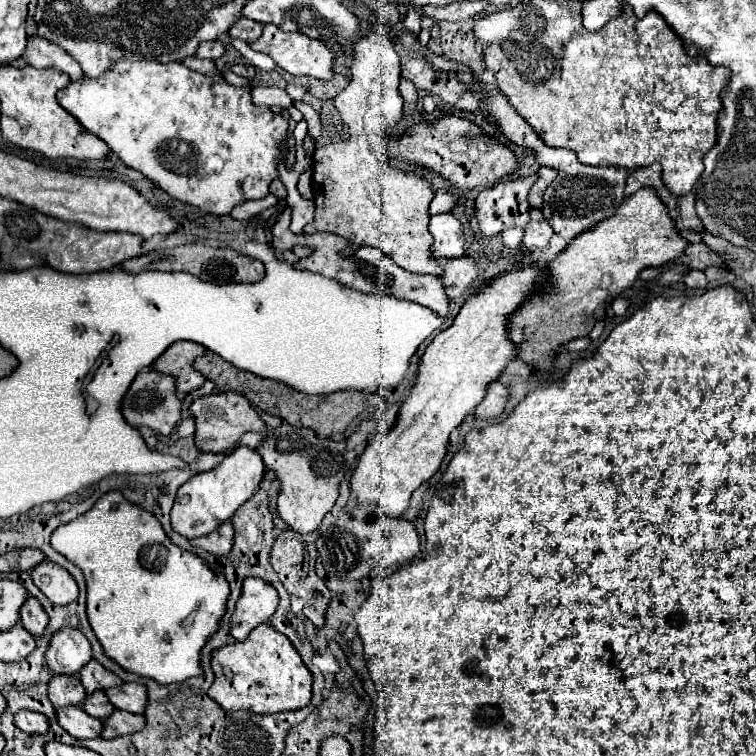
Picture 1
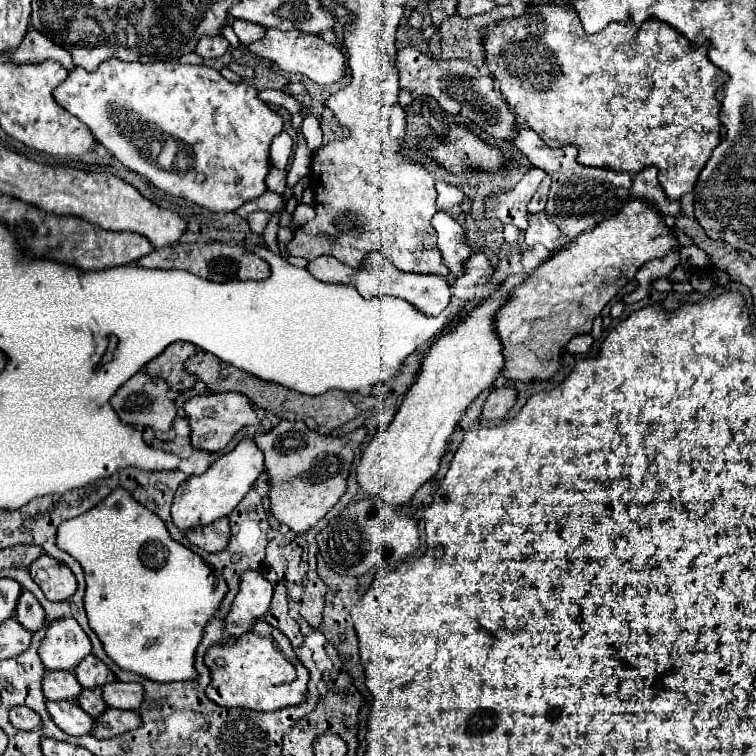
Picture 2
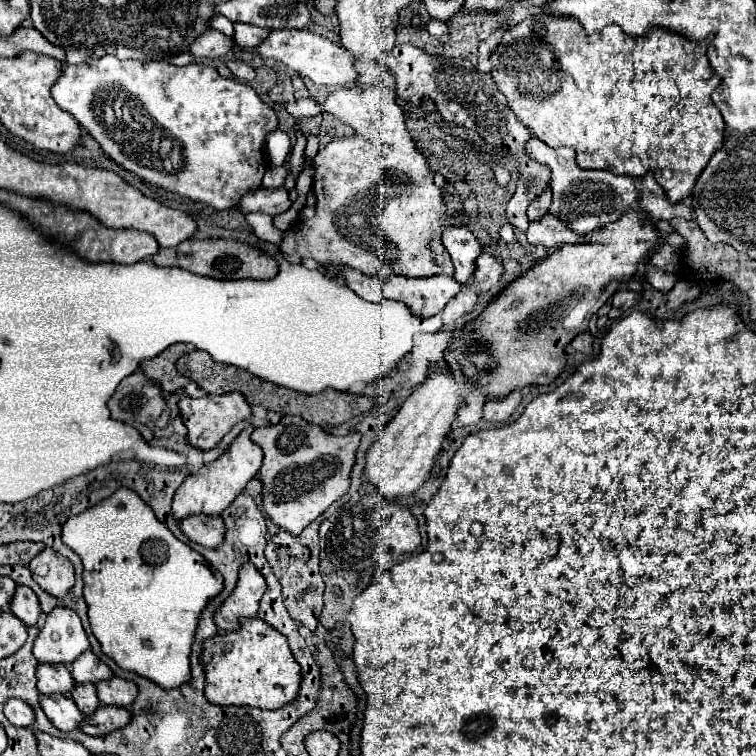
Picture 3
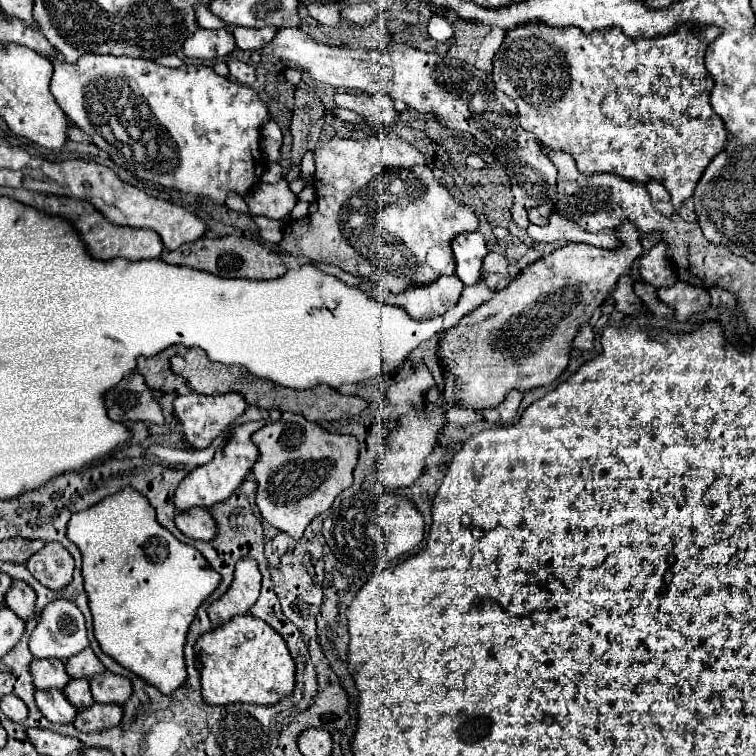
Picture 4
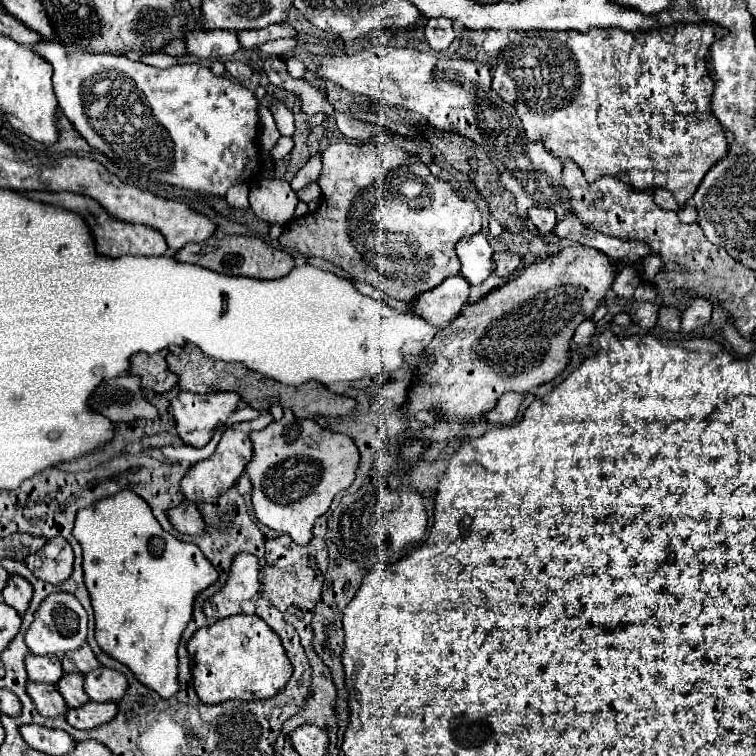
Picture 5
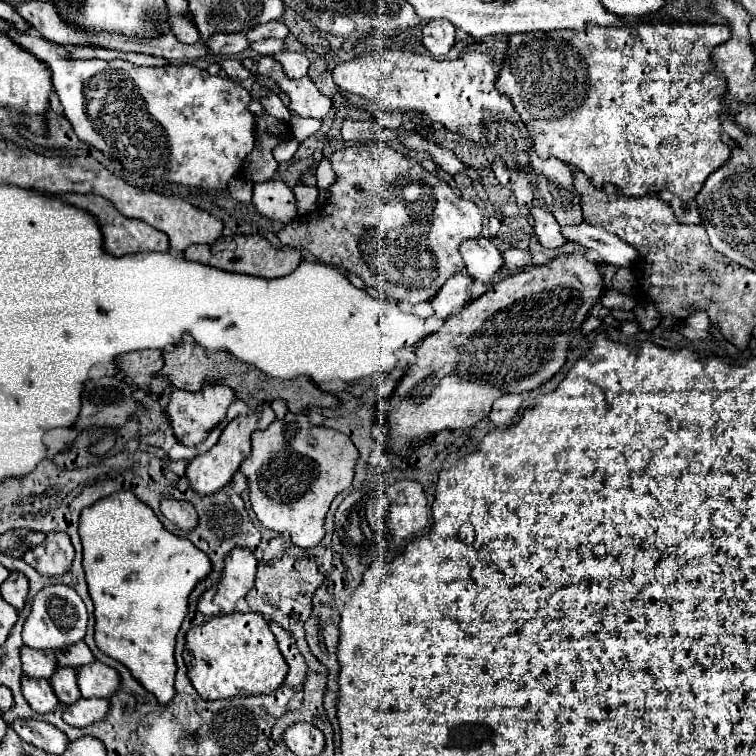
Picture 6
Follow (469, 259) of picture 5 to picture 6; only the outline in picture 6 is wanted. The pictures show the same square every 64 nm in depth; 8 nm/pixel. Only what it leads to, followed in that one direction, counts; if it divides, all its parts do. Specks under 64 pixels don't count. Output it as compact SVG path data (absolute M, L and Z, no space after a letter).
M482 236L476 240L466 240L460 246L460 254L466 262L466 274L480 282L490 282L494 274L504 266L502 252Z

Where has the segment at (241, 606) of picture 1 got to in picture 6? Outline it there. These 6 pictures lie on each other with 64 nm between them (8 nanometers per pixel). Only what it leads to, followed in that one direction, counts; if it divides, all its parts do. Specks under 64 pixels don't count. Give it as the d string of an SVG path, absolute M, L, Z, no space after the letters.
M234 548L230 554L226 554L220 584L200 596L198 610L204 616L232 614L236 602L254 586L256 564L258 562L248 548Z

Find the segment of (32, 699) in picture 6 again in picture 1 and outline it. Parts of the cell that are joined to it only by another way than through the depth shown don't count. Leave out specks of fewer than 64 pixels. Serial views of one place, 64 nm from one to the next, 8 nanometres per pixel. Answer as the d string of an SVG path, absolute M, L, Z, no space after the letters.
M64 706L54 710L60 726L74 738L98 738L102 732L102 722L98 718L88 716L78 706Z

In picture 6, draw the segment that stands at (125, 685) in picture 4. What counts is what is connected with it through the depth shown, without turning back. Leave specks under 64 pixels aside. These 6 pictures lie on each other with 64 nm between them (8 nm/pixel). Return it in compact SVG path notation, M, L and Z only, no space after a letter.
M92 662L76 670L78 688L84 698L108 698L118 688L118 672L102 662Z

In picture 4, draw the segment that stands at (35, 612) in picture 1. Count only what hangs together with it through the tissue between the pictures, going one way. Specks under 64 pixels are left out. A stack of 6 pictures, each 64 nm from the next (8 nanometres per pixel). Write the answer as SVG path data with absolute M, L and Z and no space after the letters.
M14 580L10 590L6 592L6 598L4 598L6 606L10 610L14 610L22 620L28 620L32 614L34 614L34 602L36 602L36 594L34 590L22 582L22 580Z

